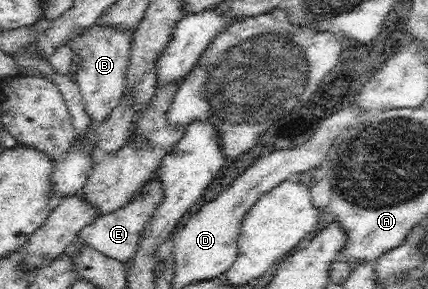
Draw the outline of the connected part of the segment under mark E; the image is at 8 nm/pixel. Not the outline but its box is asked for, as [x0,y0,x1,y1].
[76,177,162,262]

